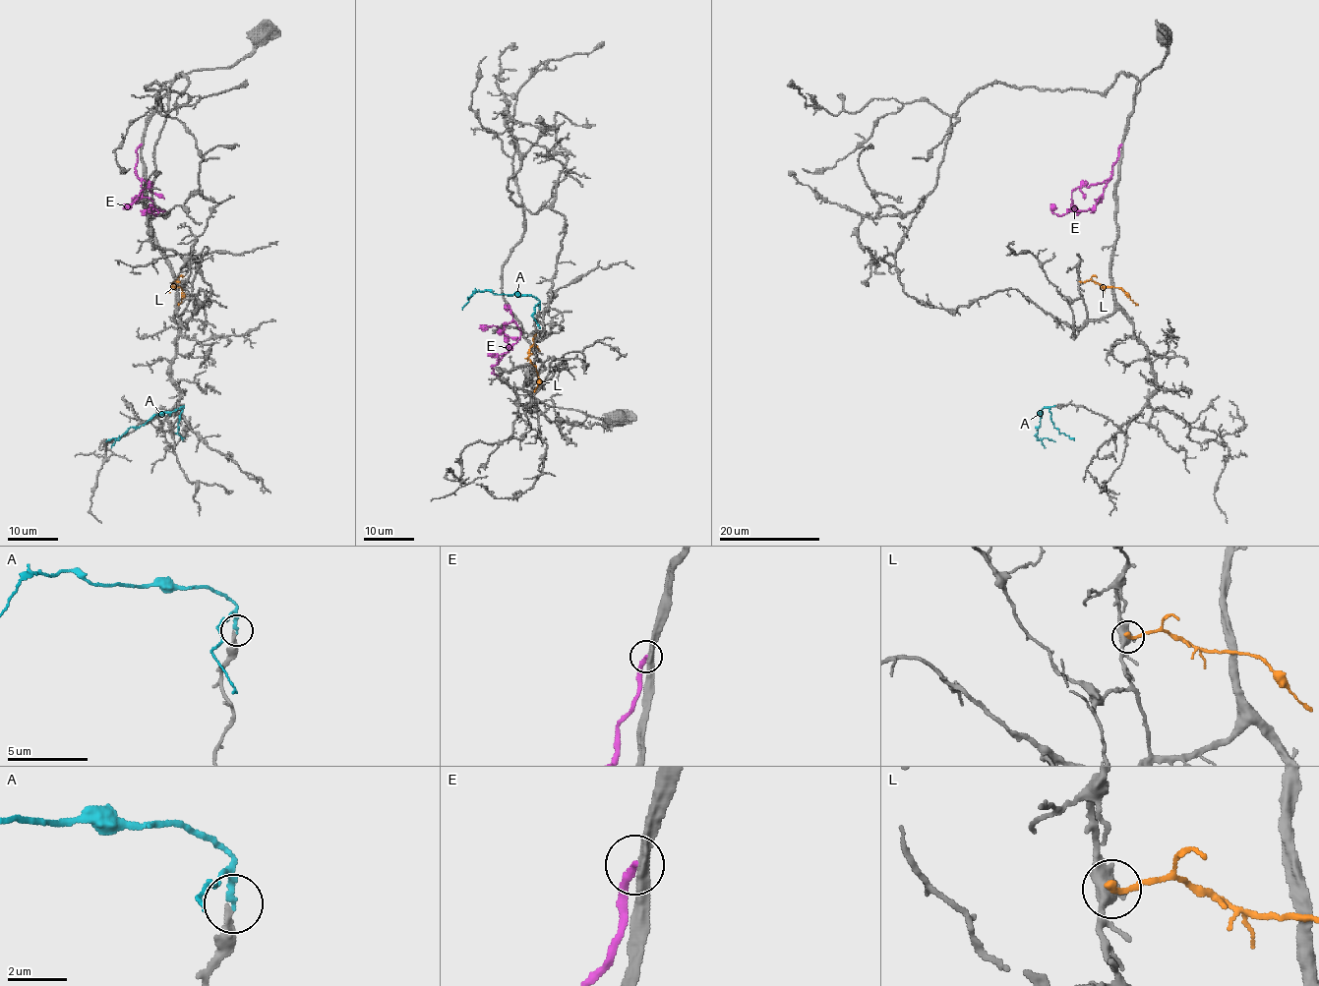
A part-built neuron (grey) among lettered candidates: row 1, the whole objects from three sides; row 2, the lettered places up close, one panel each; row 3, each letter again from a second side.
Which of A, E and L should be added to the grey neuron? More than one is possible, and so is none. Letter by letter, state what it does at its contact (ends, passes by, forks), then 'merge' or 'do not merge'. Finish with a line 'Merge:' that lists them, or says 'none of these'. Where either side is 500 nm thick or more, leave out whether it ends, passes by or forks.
A: it ends; merge
E: it ends; do not merge
L: it ends; do not merge
Merge: A

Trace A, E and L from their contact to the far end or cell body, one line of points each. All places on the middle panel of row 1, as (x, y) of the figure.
A: (540, 308), (540, 302), (531, 296), (476, 291), (462, 310)
E: (498, 375), (491, 367), (519, 335), (519, 328), (506, 305)
L: (535, 334), (528, 352), (528, 360), (537, 375), (539, 384), (534, 392)

